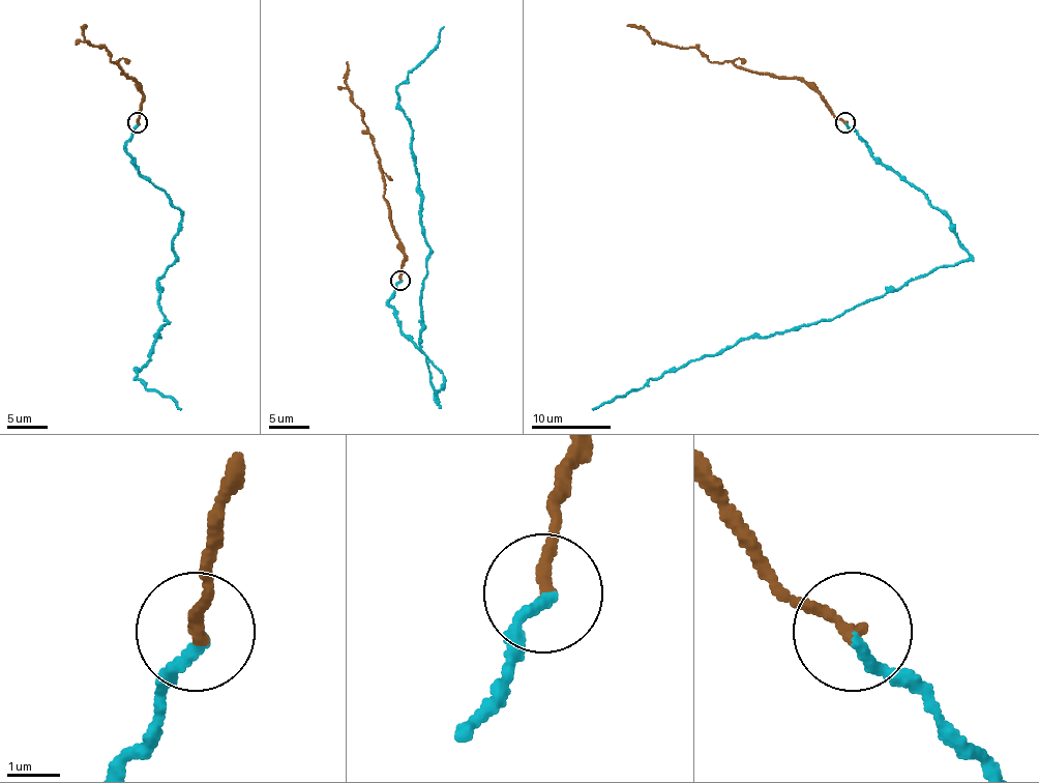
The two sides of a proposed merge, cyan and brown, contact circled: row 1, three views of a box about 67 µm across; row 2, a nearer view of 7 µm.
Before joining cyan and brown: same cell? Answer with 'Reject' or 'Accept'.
Accept

